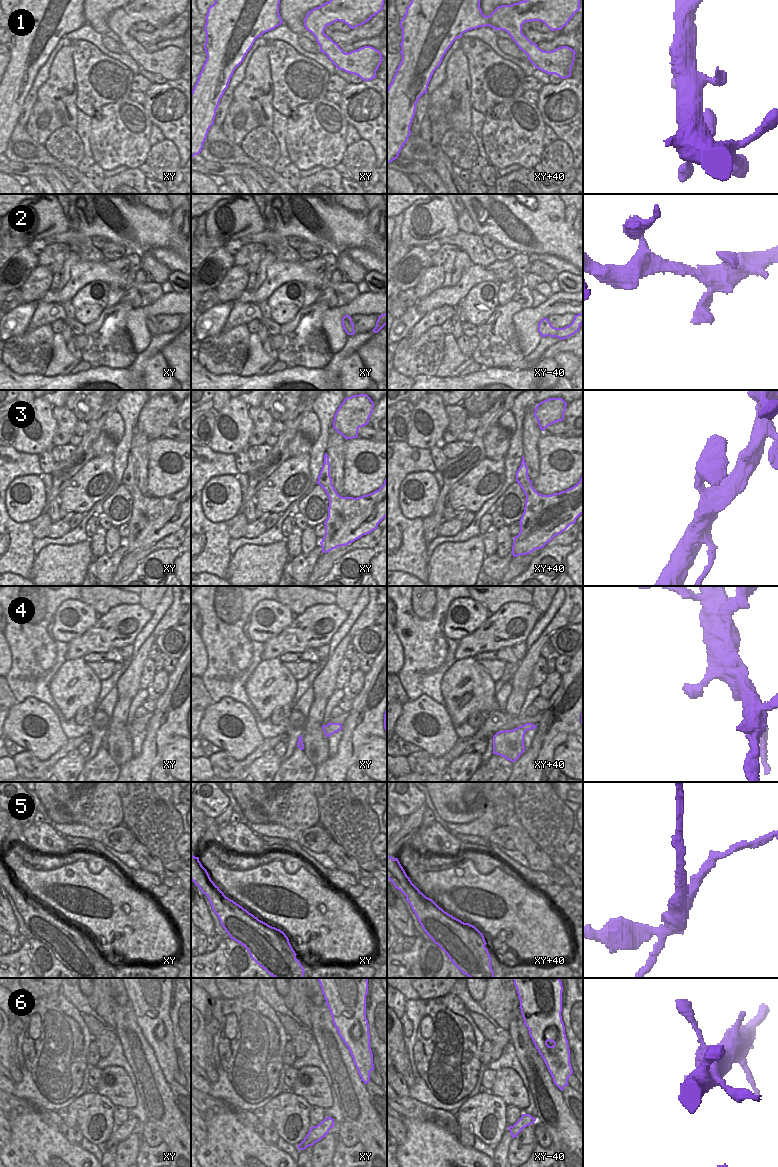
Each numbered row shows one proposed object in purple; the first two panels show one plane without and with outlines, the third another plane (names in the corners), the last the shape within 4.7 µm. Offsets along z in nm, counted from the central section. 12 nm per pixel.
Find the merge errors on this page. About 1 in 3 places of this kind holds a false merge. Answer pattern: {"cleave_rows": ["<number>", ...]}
{"cleave_rows": ["5"]}

